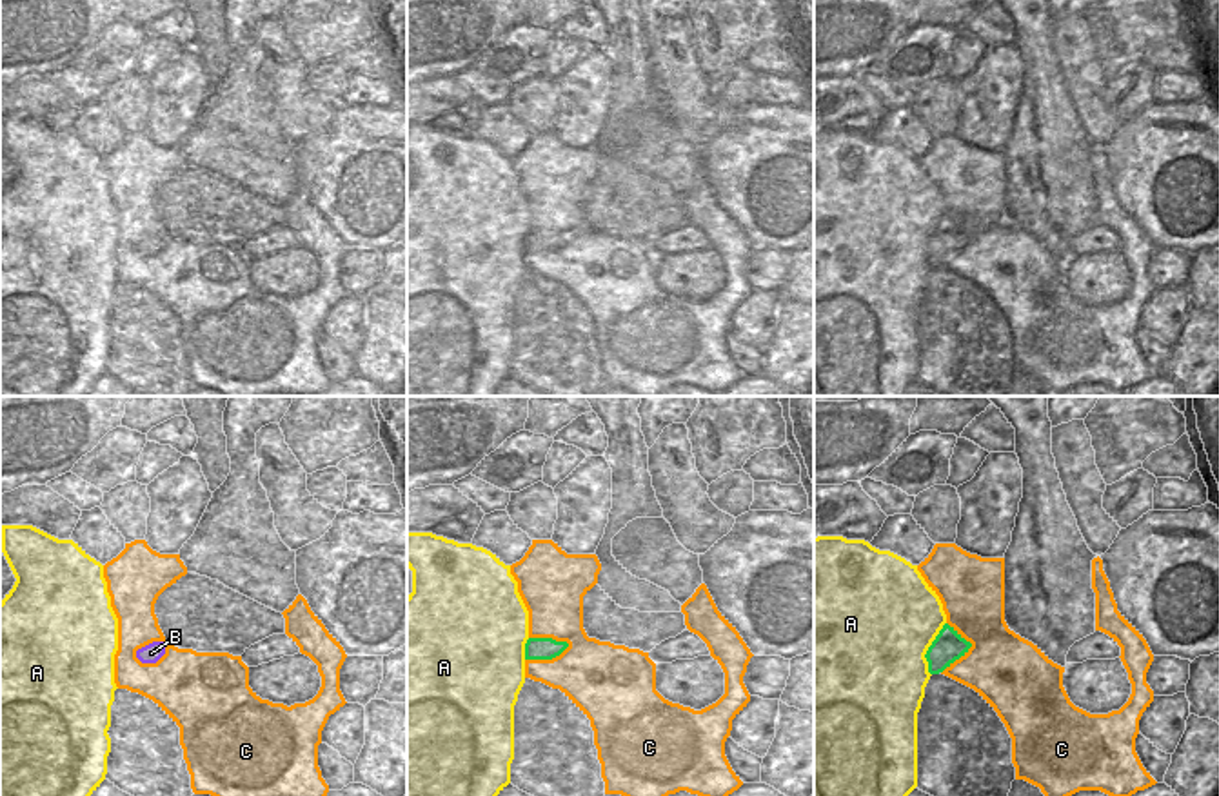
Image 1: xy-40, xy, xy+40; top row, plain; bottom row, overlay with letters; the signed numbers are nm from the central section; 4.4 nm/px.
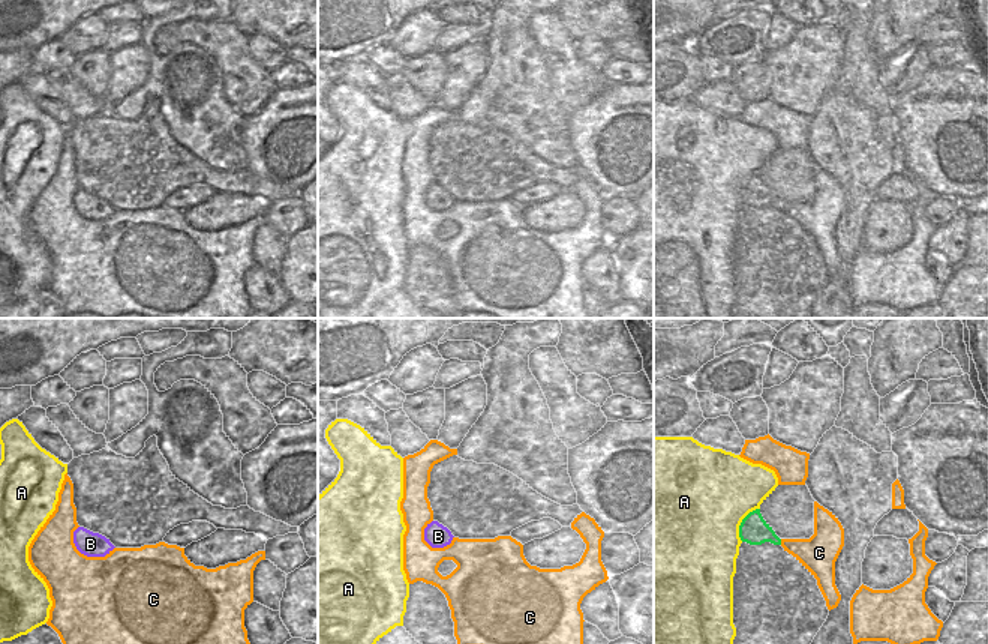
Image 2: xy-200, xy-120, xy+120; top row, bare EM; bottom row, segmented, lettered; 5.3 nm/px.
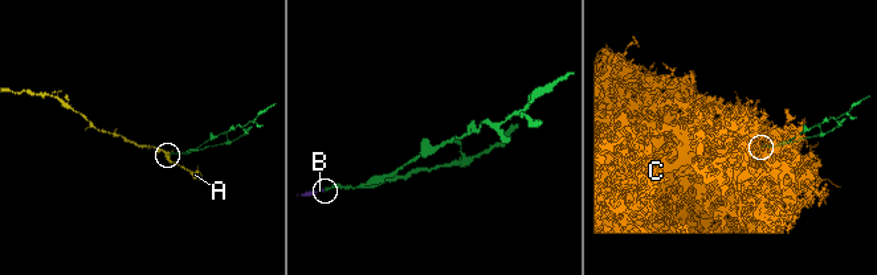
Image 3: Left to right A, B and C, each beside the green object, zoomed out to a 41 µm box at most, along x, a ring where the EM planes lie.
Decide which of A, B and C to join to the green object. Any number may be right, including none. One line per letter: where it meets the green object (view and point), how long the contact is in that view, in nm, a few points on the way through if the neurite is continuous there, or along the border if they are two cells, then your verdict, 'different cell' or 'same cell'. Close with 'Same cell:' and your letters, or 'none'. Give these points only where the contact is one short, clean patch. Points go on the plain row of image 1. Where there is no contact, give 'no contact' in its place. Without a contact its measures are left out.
A: meets green in xy+40 at (929, 242); contact 240 nm long; different cell
B: no contact; same cell
C: meets green in xy at (547, 251); contact 220 nm long; different cell
Same cell: B

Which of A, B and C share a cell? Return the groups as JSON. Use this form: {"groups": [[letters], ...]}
{"groups": [["A"], ["B"], ["C"]]}

